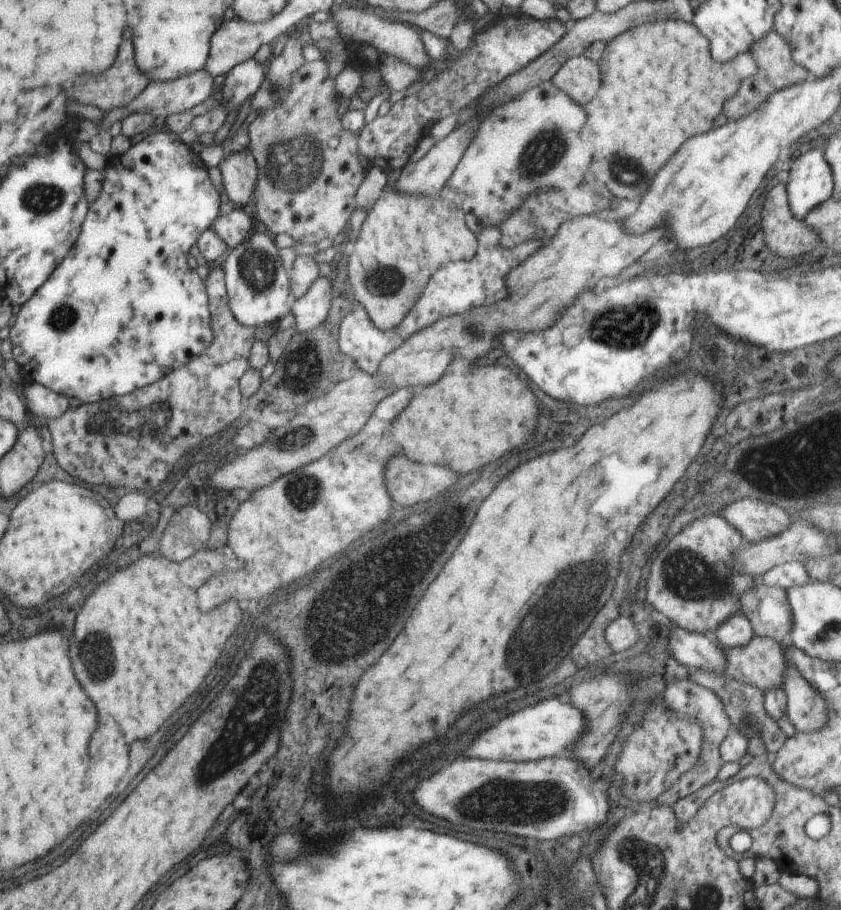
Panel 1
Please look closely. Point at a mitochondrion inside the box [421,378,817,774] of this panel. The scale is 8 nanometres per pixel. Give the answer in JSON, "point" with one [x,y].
{"point":[551,623]}

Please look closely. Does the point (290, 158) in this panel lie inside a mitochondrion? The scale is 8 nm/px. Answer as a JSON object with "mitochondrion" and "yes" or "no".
{"mitochondrion":"yes"}

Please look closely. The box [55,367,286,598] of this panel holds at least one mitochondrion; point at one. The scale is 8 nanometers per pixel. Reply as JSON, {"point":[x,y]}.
{"point":[146,419]}

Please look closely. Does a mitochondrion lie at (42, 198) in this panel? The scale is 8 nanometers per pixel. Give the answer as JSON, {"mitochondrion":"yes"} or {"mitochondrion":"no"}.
{"mitochondrion":"yes"}

